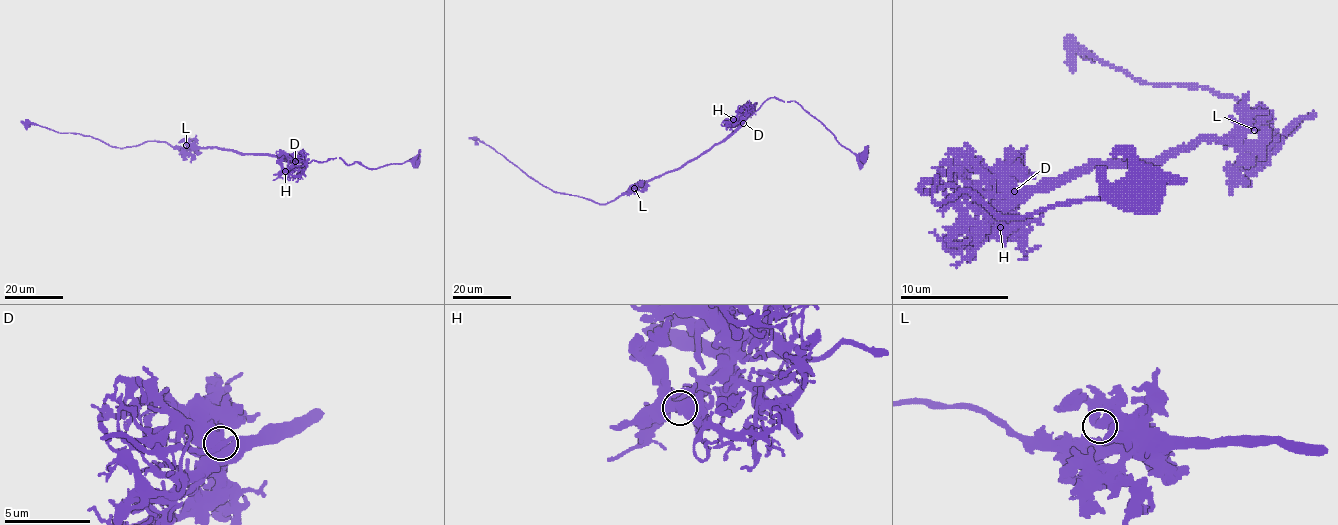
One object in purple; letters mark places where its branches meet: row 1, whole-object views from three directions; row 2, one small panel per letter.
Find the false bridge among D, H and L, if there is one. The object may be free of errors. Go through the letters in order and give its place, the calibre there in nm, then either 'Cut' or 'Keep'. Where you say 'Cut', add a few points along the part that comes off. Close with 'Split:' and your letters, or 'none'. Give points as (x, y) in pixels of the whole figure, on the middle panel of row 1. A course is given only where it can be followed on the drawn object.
D: Place: (743, 123). Thickness 750 nm. Keep
H: Place: (733, 119). Thickness 650 nm. Keep
L: Place: (634, 188). Thickness 600 nm. Keep
Split: none

